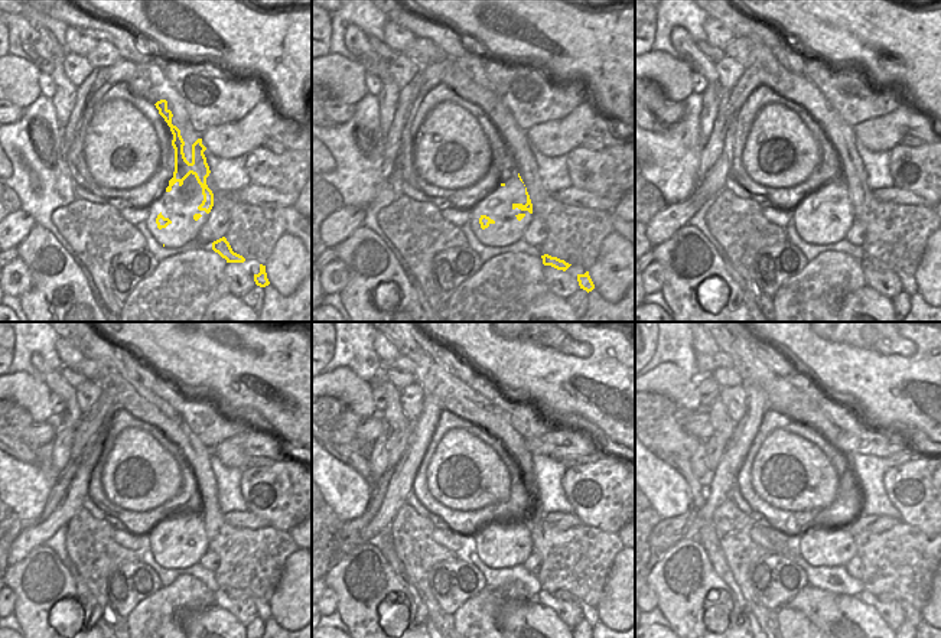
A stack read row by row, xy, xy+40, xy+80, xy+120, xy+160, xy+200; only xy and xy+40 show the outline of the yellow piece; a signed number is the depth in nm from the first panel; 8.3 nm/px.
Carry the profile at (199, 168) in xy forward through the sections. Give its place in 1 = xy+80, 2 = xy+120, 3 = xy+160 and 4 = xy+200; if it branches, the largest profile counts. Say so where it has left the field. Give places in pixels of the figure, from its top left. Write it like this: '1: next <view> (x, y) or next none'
1: next xy+80 (843, 210)
2: next xy+120 (195, 536)
3: next xy+160 (510, 544)
4: next xy+200 (833, 544)

